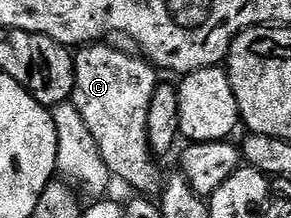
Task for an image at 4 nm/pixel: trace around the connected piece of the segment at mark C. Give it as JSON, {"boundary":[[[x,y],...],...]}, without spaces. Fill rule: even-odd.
{"boundary":[[[95,43],[77,50],[74,57],[74,95],[72,104],[78,108],[84,123],[88,123],[88,131],[92,131],[92,139],[96,139],[96,147],[110,168],[111,174],[118,177],[126,185],[131,185],[138,195],[158,195],[162,192],[164,172],[157,165],[156,154],[148,143],[148,107],[152,103],[152,95],[160,84],[160,73],[145,57],[125,53],[122,49],[113,49],[110,43]]]}

